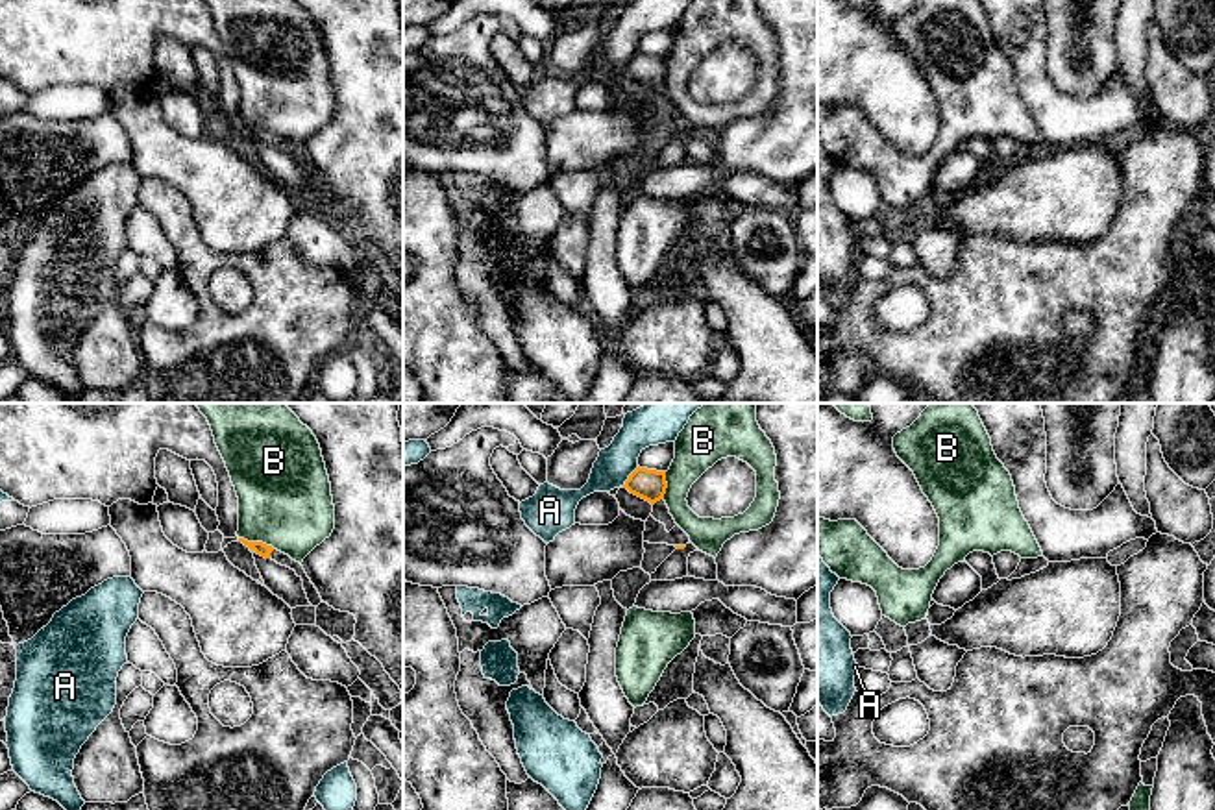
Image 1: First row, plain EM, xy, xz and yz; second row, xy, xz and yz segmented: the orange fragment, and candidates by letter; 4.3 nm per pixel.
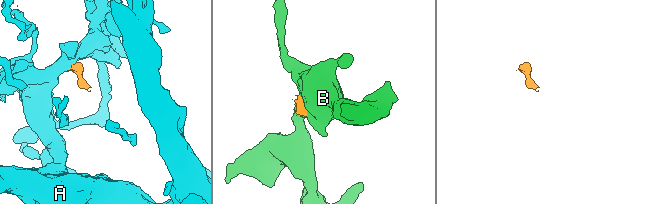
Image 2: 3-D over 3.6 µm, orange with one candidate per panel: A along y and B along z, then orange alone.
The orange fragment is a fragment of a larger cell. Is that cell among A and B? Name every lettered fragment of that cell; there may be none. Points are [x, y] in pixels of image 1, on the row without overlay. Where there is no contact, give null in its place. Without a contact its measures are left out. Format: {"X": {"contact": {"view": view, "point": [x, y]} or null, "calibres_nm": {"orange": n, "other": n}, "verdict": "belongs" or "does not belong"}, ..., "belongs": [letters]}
{"A": {"contact": {"view": "xz", "point": [629, 61]}, "calibres_nm": {"orange": 140, "other": 160}, "verdict": "does not belong"}, "B": {"contact": {"view": "xy", "point": [257, 128]}, "calibres_nm": {"orange": 60, "other": 400}, "verdict": "does not belong"}, "belongs": []}

